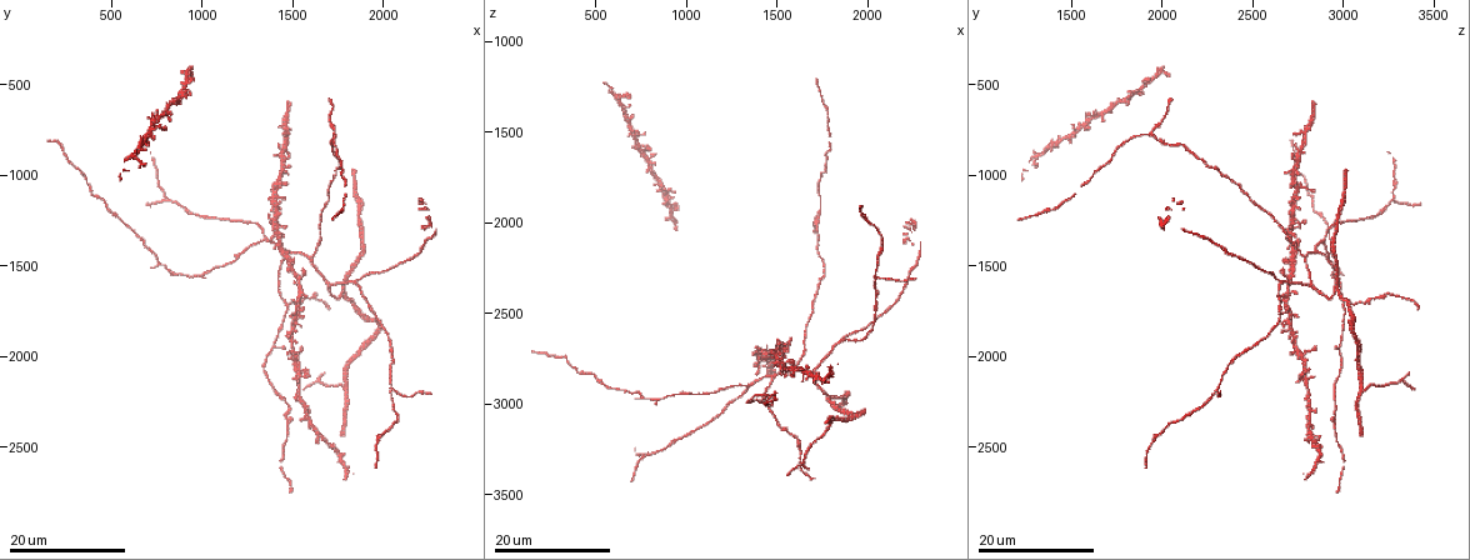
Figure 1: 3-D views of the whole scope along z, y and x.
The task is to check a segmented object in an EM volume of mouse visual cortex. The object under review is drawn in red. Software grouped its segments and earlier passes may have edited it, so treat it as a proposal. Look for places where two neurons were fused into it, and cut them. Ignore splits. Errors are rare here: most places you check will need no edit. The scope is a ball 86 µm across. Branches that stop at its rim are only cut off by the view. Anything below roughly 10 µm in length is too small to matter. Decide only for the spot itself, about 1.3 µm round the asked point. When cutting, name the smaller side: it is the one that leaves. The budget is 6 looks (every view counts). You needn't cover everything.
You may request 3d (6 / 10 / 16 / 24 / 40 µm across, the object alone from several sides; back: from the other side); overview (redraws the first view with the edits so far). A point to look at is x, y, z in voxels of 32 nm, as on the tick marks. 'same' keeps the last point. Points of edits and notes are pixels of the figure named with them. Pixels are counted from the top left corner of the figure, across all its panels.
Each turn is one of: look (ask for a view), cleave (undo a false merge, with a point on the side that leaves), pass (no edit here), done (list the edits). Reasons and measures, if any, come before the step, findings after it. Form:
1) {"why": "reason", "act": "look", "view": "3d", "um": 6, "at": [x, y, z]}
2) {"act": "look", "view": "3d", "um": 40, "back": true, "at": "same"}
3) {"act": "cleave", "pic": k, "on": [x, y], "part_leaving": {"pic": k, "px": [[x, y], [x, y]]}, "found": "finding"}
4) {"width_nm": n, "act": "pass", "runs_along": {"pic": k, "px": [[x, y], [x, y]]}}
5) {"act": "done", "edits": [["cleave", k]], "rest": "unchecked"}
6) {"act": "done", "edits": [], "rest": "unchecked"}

{"why": "branch point", "act": "look", "view": "3d", "um": 24, "at": [1480, 1420, 2840]}

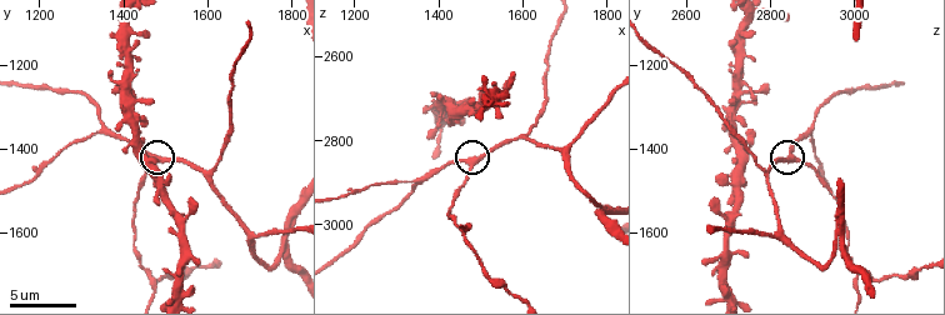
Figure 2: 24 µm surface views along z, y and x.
{"act": "look", "view": "3d", "um": 10, "at": [1470, 1430, 2855]}

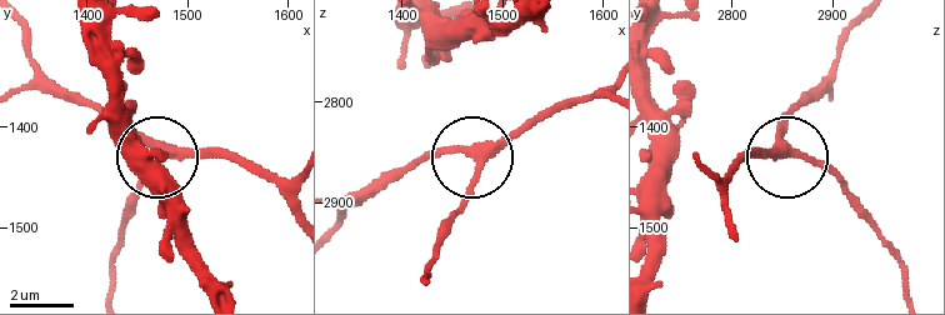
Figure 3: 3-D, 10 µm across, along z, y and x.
{"arms": 3, "act": "pass", "runs_along": {"pic": 3, "px": [[704, 164], [728, 175], [746, 159], [793, 151], [861, 205]]}, "found": "all the same neuron"}

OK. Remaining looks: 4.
{"why": "branch point", "act": "look", "view": "3d", "um": 16, "at": [1720, 780, 1940]}

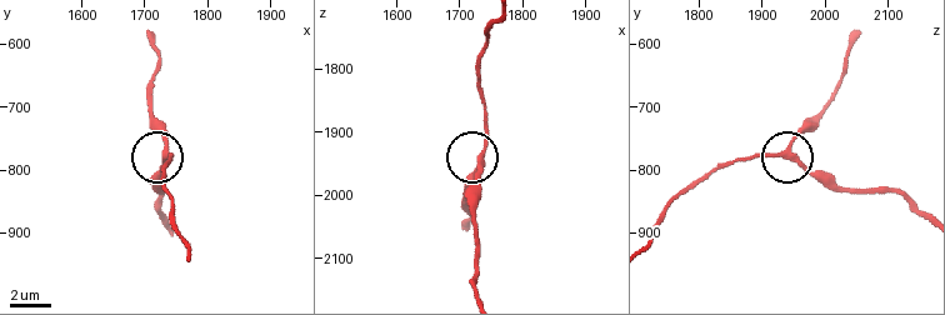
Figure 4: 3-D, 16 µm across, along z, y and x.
{"why": "closer look", "act": "look", "view": "3d", "um": 10, "at": [1730, 785, 1945]}

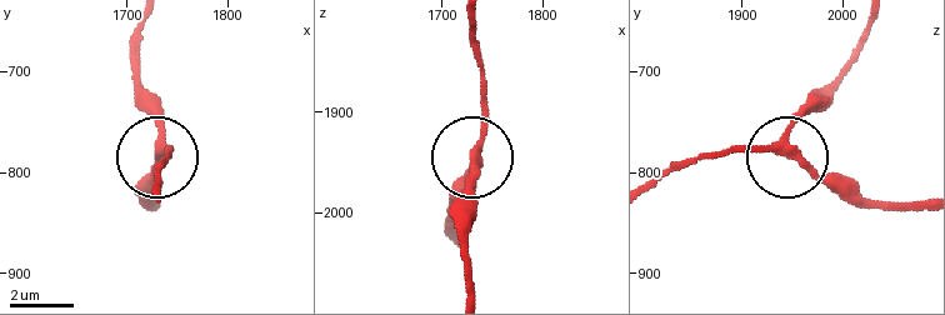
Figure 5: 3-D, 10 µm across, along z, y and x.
{"arms": 3, "act": "pass", "found": "continuous, no second neuron"}

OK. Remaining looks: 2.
{"why": "arms part here", "act": "look", "view": "3d", "um": 16, "at": [1860, 1600, 2660]}

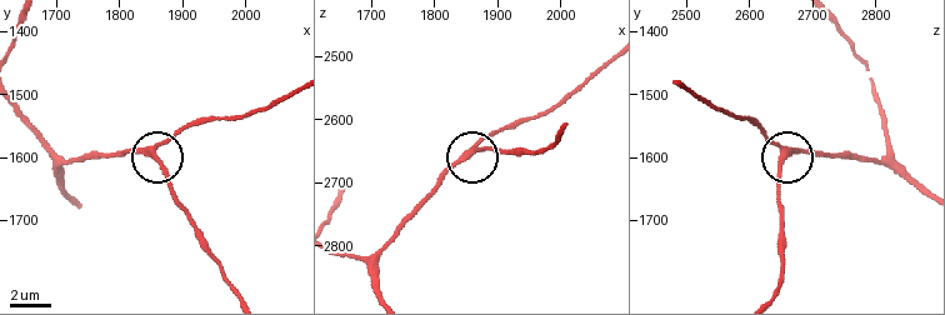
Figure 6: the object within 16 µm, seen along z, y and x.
{"why": "zoom in", "act": "look", "view": "3d", "um": 10, "at": [1850, 1590, 2660]}

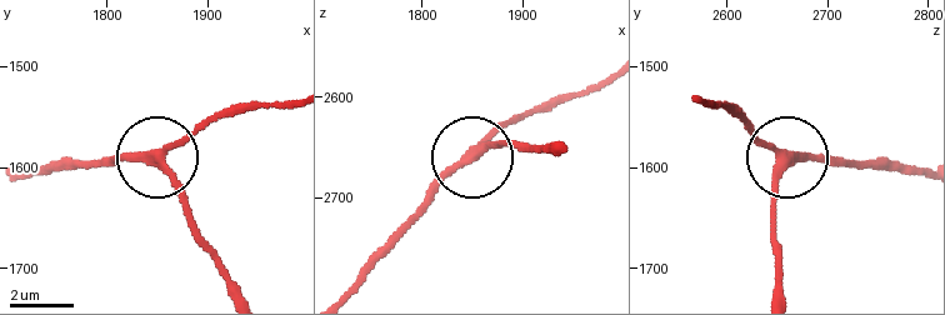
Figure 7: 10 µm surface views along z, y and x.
{"act": "pass", "runs_along": {"pic": 7, "px": [[924, 168], [790, 159], [741, 121]]}, "found": "continuous, no second neuron"}

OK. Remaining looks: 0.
{"act": "done", "edits": [], "rest": "unchecked"}

